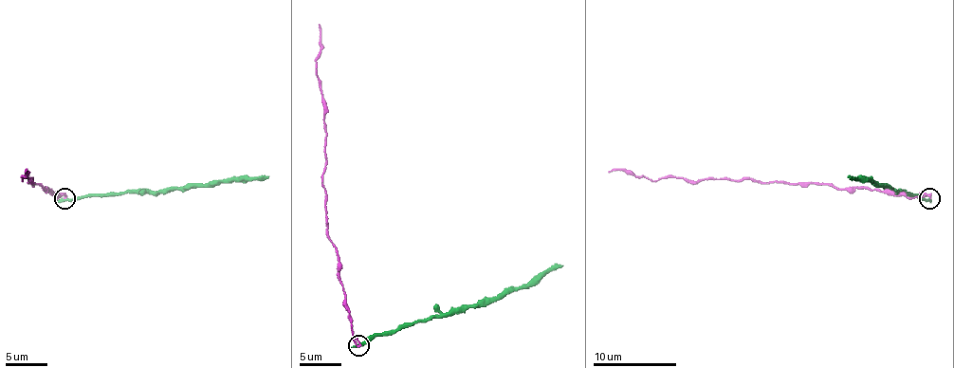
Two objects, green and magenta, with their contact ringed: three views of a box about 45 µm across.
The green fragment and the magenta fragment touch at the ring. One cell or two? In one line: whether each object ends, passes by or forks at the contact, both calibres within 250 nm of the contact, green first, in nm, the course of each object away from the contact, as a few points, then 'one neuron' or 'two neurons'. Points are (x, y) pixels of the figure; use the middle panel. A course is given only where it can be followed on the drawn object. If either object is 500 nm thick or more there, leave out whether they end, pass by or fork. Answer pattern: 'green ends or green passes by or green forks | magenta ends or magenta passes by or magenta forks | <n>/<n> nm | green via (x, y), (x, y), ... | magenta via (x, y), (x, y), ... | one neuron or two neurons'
green ends | magenta ends | 360/240 nm | green via (357, 345), (416, 322), (487, 305), (504, 295), (535, 285), (548, 272), (562, 266) | magenta via (357, 345), (337, 251), (328, 236), (326, 193), (322, 184), (326, 124), (316, 65), (318, 24) | two neurons

